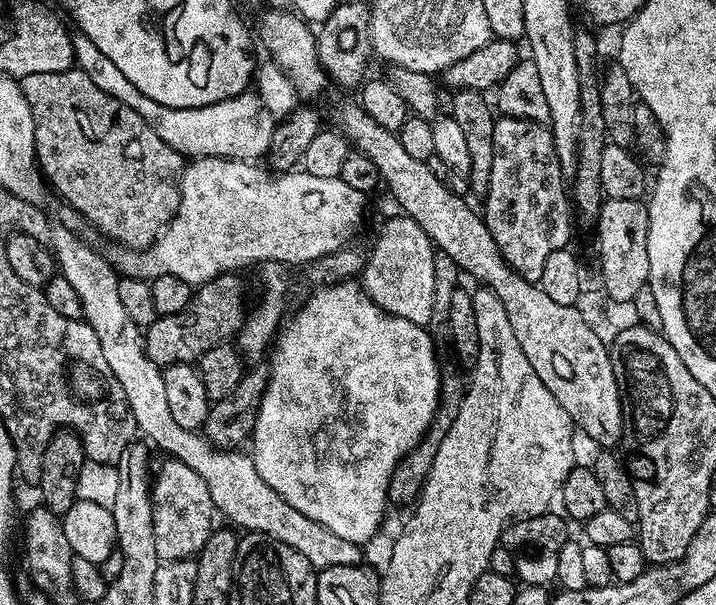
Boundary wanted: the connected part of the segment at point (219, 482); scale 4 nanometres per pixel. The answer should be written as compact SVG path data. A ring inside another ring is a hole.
M68 228L51 229L50 247L56 257L59 275L64 276L78 294L84 323L94 330L94 334L98 334L102 354L126 394L139 435L149 445L157 444L162 451L168 452L164 454L171 459L190 466L190 470L194 470L202 482L206 482L213 509L219 515L221 512L229 520L225 520L229 525L244 532L261 532L278 542L286 542L286 546L294 546L294 550L298 550L298 554L302 554L302 558L306 558L306 562L310 562L317 570L361 563L365 559L365 549L361 545L346 542L346 538L326 530L322 522L314 522L306 518L306 514L298 514L298 510L294 510L294 506L290 506L282 494L270 490L270 486L262 482L251 455L244 453L243 456L240 450L215 448L199 431L182 430L182 426L174 422L166 398L166 382L161 365L154 363L146 354L142 329L126 315L118 295L120 276L109 259L95 252L86 241L79 240Z

